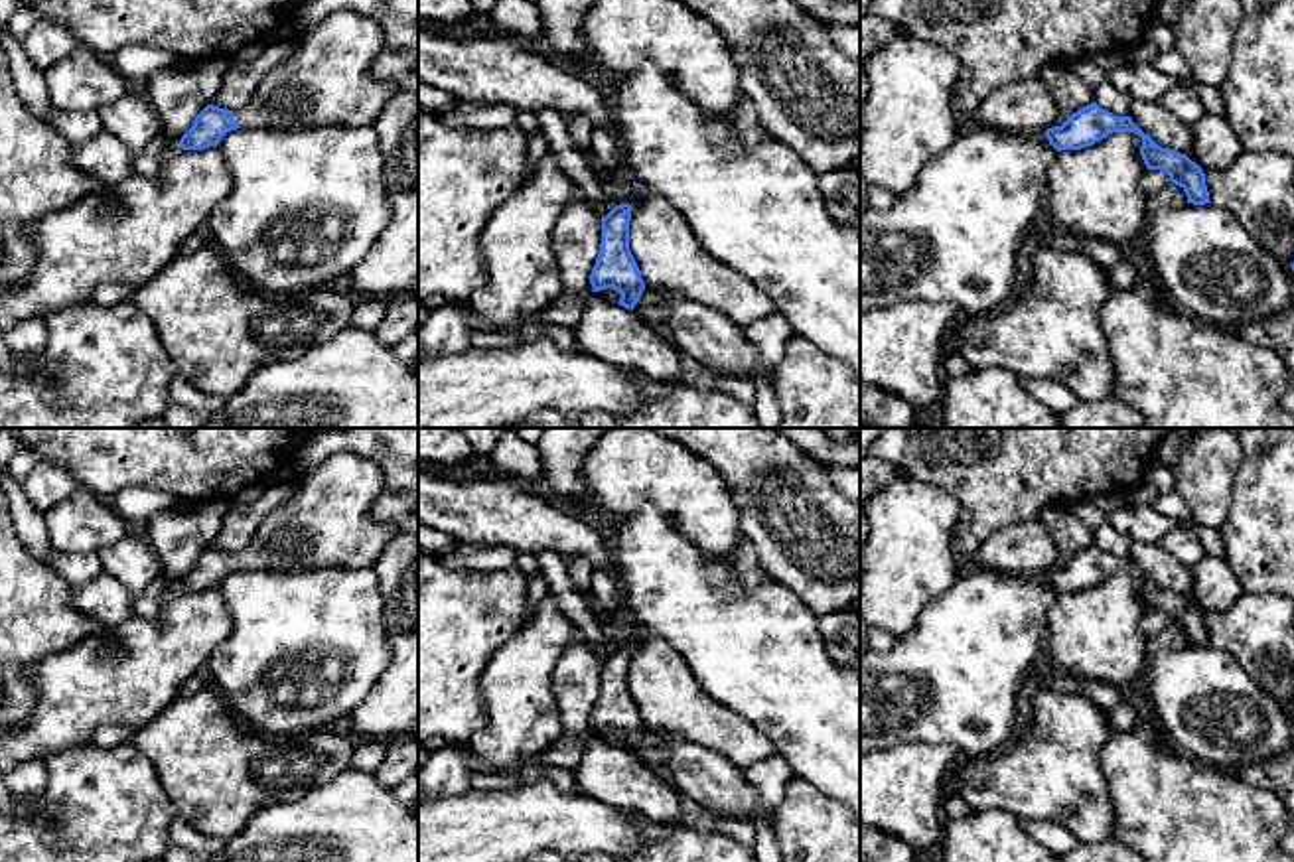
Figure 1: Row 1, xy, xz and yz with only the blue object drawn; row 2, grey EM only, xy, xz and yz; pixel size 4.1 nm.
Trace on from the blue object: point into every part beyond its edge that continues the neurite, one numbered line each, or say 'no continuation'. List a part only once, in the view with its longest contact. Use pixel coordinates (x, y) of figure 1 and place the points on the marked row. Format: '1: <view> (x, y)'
1: xy (326, 79)

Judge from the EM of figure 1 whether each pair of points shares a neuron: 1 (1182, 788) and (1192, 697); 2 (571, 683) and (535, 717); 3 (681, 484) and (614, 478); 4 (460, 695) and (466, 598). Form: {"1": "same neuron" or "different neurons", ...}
{"1": "different neurons", "2": "different neurons", "3": "same neuron", "4": "same neuron"}

